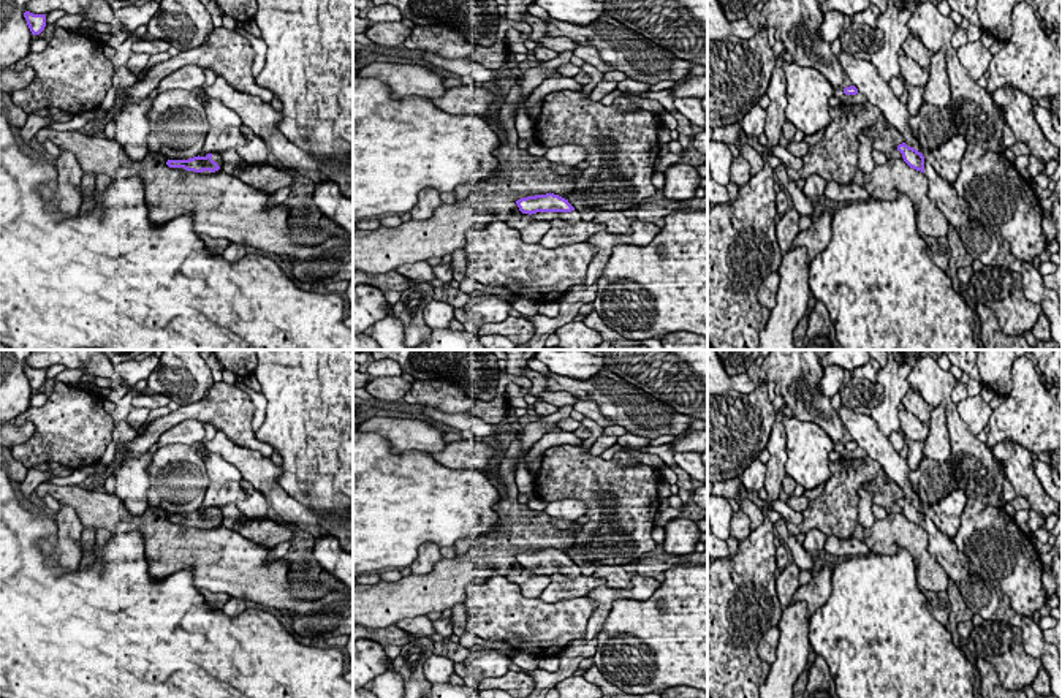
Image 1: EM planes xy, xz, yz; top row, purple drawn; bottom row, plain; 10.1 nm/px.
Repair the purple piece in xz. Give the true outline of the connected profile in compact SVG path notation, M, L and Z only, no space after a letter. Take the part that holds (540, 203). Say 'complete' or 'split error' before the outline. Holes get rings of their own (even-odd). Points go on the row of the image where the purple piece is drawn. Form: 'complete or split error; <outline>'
split error; M554 193L521 198L516 204L522 214L529 214L535 220L552 222L560 218L568 223L581 222L581 214L568 203L568 199Z

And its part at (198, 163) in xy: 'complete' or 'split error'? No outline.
split error

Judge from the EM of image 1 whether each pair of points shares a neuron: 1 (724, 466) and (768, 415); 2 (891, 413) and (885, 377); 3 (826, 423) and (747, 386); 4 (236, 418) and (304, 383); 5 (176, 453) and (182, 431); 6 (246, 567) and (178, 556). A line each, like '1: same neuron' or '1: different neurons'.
1: same neuron
2: same neuron
3: different neurons
4: different neurons
5: different neurons
6: same neuron

